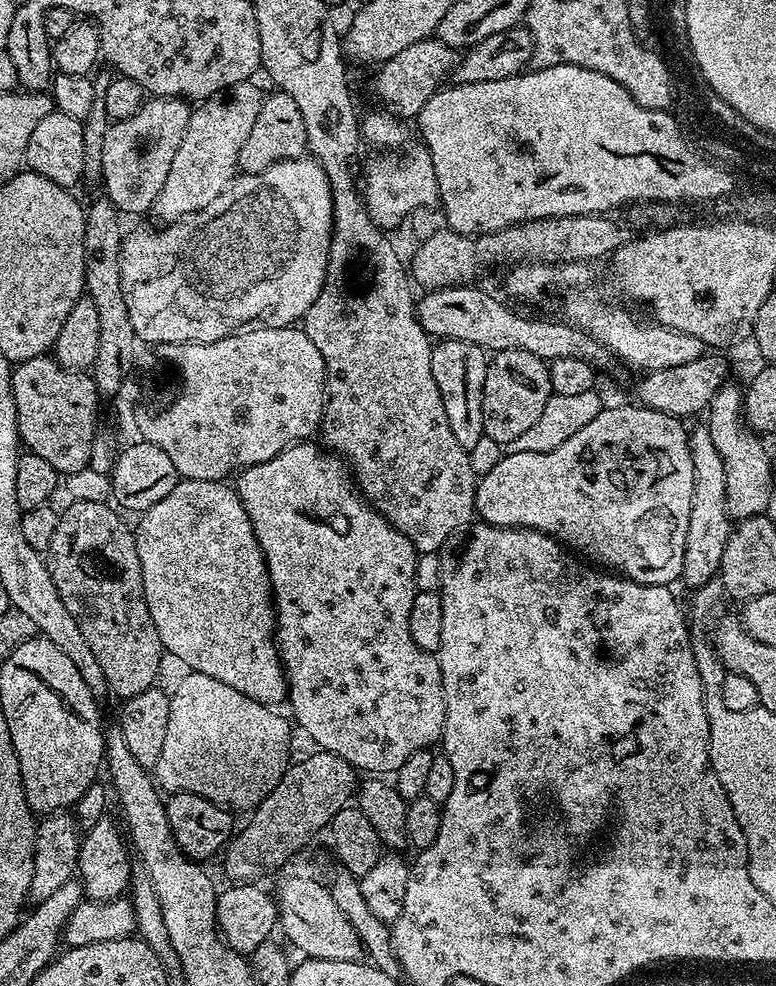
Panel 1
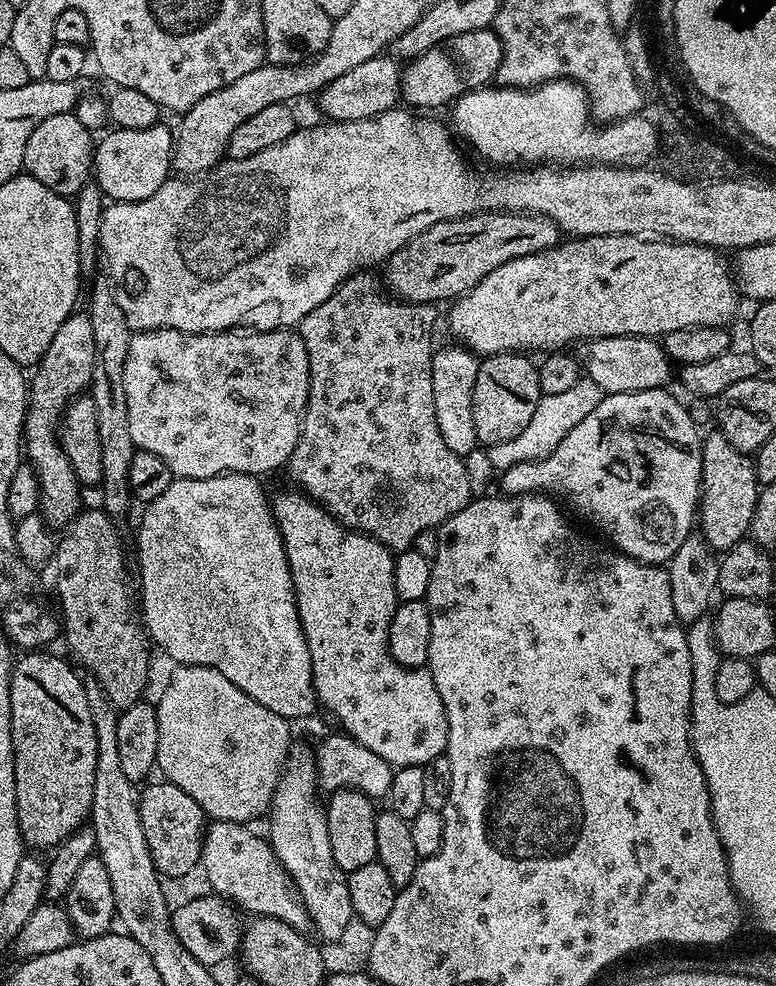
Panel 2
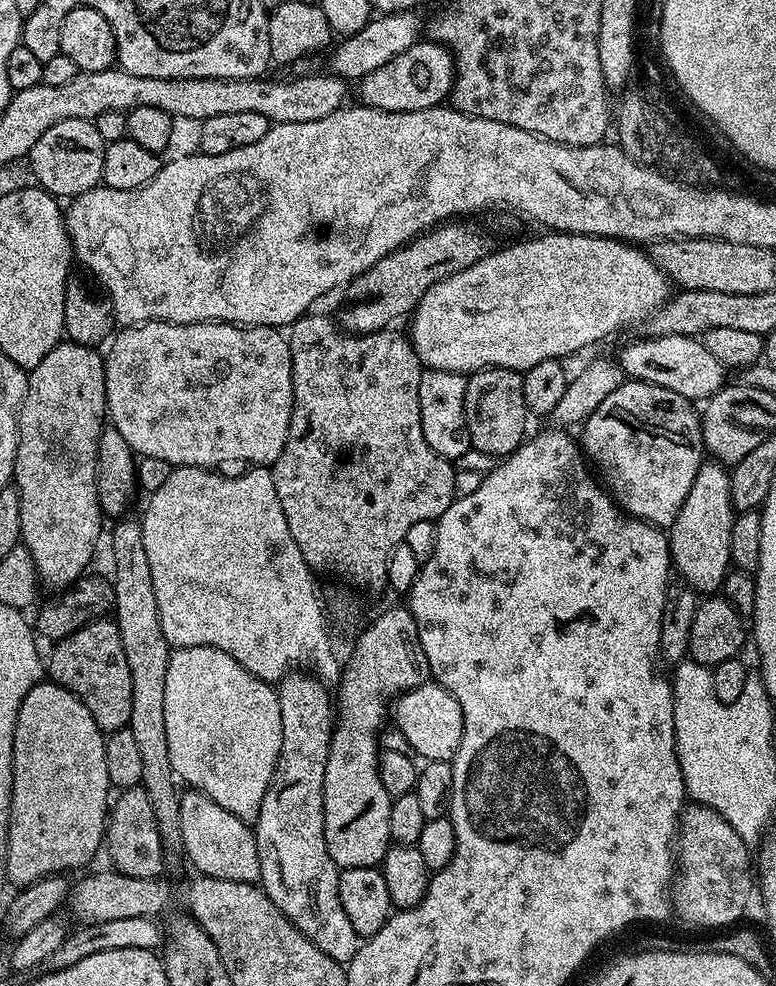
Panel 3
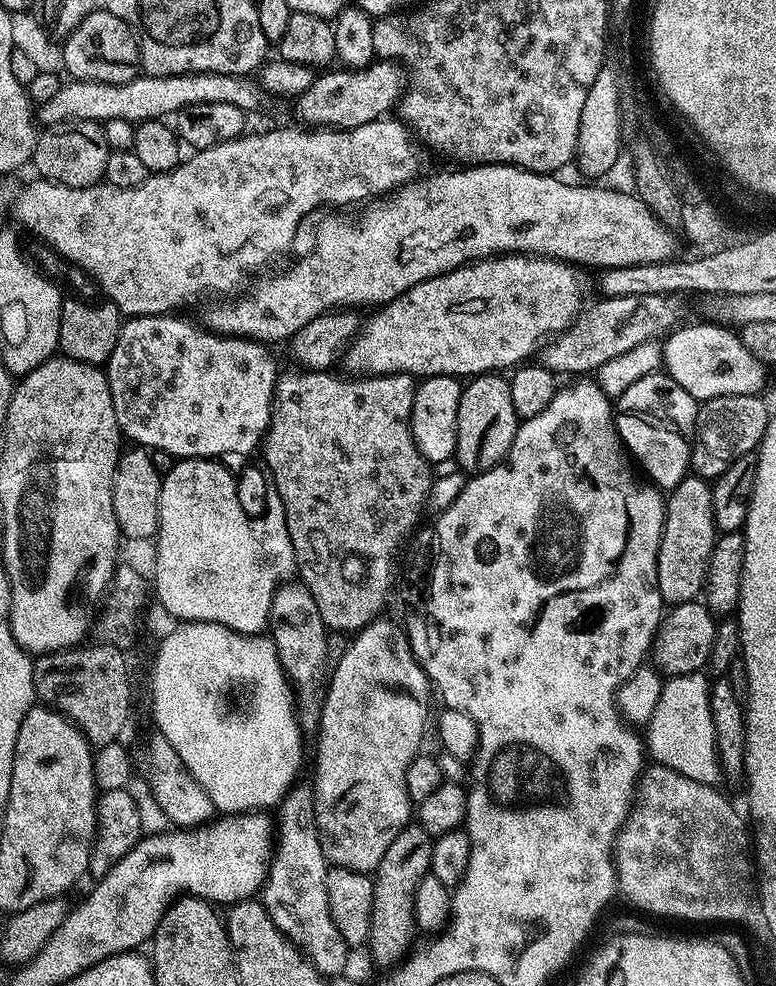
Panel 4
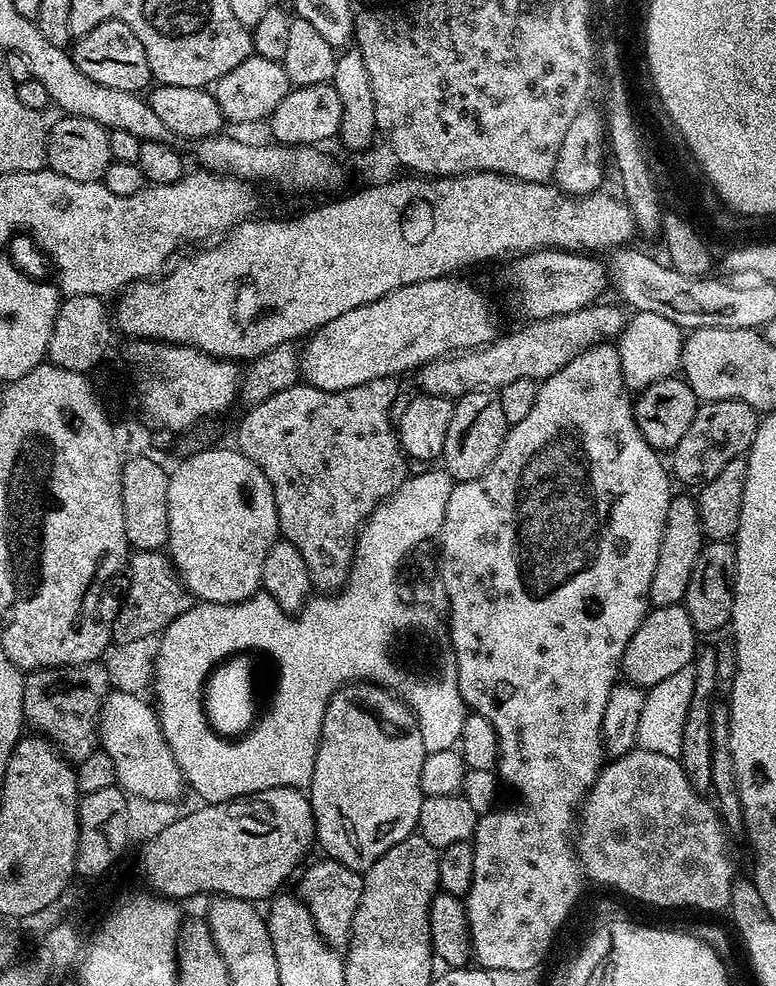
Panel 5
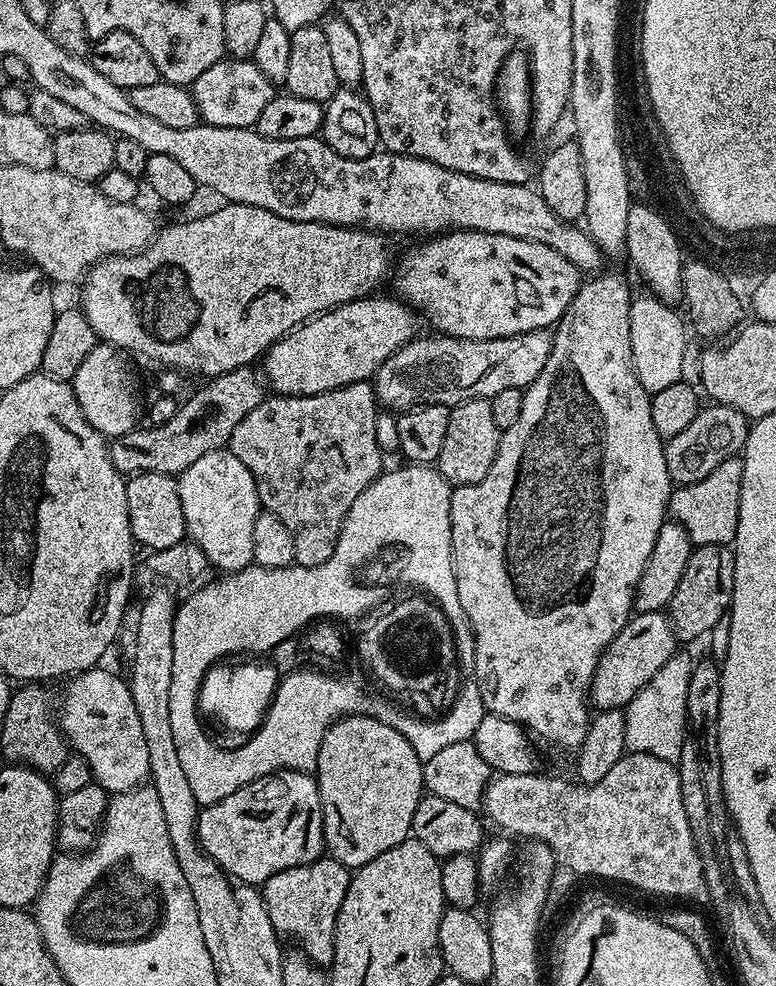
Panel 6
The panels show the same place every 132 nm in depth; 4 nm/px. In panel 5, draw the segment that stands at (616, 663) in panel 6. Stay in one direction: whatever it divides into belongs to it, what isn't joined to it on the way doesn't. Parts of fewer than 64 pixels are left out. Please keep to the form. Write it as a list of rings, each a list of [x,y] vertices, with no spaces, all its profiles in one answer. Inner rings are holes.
[[[683,603],[652,608],[644,617],[642,626],[638,626],[634,638],[630,638],[626,646],[622,661],[623,679],[629,684],[636,685],[637,688],[647,690],[662,682],[662,678],[670,678],[670,674],[678,674],[678,670],[689,667],[693,663],[698,651],[696,639],[698,633]]]

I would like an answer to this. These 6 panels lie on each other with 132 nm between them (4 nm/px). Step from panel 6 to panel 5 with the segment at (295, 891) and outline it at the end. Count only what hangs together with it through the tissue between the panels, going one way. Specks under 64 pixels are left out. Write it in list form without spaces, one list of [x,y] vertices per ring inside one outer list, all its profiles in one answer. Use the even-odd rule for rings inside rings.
[[[320,858],[317,864],[306,868],[299,873],[301,876],[298,895],[310,910],[310,914],[318,926],[318,934],[322,934],[322,938],[335,952],[347,953],[350,934],[354,926],[354,914],[358,910],[358,902],[362,898],[363,875],[350,870],[350,866],[342,866],[336,860],[327,858]]]

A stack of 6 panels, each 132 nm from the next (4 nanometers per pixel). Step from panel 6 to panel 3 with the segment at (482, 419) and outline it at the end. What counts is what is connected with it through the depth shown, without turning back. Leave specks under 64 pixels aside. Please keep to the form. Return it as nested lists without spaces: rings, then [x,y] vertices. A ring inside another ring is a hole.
[[[482,368],[468,376],[466,386],[466,422],[472,447],[503,458],[516,451],[526,439],[530,413],[522,398],[523,375],[509,368]]]

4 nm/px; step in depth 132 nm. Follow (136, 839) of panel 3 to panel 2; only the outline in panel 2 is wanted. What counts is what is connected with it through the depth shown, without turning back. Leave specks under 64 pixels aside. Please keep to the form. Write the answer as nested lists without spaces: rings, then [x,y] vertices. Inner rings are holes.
[[[167,782],[159,783],[149,783],[149,788],[139,793],[142,834],[146,834],[150,858],[161,877],[184,876],[187,872],[197,871],[200,863],[206,817],[202,806],[198,806],[198,802],[194,802],[186,790]]]

